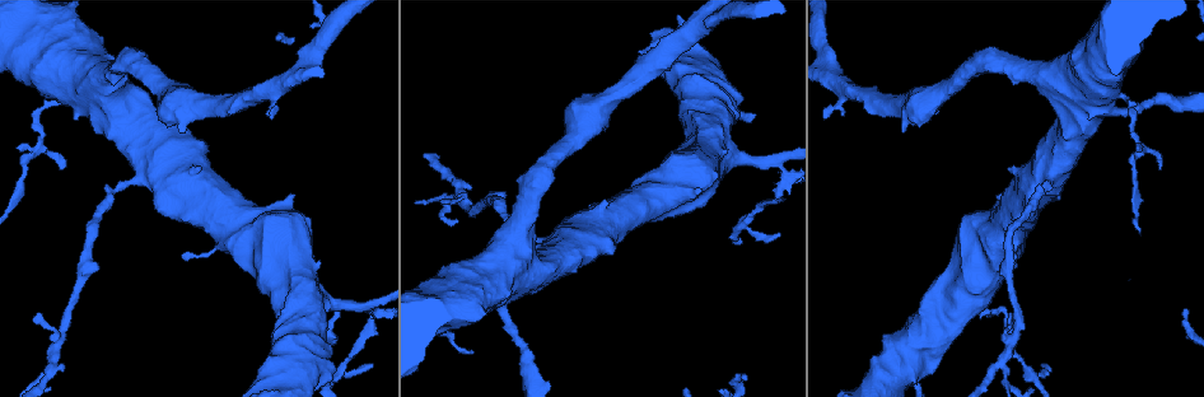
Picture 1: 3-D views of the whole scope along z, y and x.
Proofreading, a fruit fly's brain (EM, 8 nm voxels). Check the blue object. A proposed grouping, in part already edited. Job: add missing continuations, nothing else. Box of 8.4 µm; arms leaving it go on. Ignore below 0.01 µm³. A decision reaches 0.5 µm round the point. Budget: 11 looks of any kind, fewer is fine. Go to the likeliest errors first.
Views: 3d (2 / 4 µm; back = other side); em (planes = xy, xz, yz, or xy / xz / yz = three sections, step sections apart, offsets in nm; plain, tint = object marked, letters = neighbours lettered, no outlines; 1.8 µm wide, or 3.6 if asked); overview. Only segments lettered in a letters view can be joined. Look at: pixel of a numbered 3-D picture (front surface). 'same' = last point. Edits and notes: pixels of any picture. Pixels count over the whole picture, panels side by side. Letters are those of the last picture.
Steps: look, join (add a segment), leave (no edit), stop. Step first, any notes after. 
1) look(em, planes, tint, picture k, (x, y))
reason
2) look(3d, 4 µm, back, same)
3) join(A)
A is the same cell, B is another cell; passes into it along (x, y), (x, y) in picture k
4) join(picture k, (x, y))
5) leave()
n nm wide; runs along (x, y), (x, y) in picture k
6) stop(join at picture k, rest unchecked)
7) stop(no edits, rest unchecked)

look(3d, 4 µm, picture 1, (471, 354))
tapers out

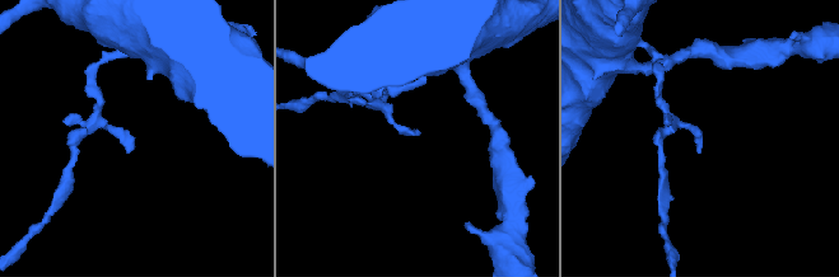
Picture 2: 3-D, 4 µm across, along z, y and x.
look(em, planes, letters, picture 2, (416, 130))

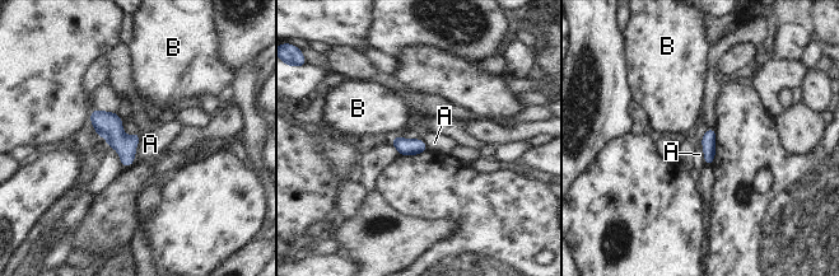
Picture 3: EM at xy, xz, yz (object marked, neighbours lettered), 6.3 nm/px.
leave()
A and B are other cells; border along (140, 136), (135, 159), (122, 167) in picture 3; no lettered segment goes on from it

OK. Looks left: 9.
look(3d, 2 µm, picture 1, (183, 258))
tapers out

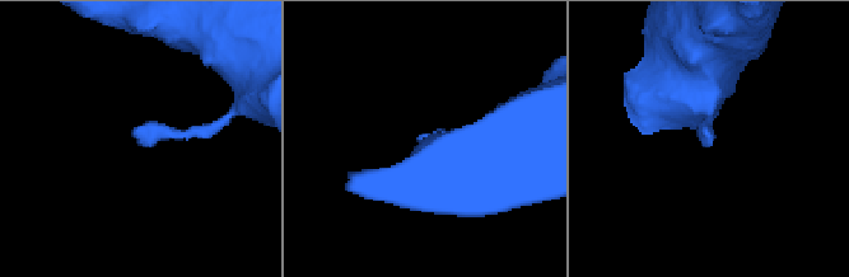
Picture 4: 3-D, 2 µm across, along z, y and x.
look(em, planes, letters, picture 4, (710, 139))
need the tissue

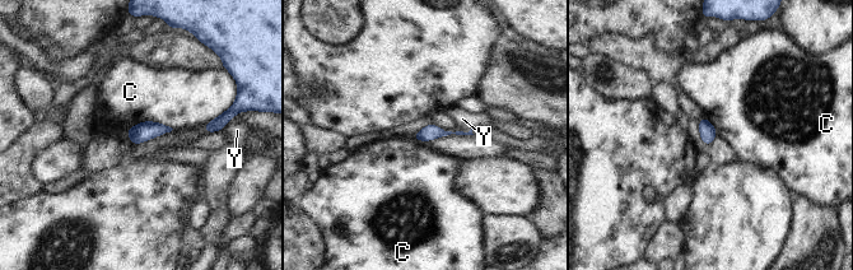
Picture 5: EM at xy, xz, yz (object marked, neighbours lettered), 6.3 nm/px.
leave()
C and Y are other cells; border along (172, 129), (141, 121), (125, 133) in picture 5; none of them fits

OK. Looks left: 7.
look(em, 3.6 µm, planes, letters, picture 1, (1092, 100))
thick turns thin

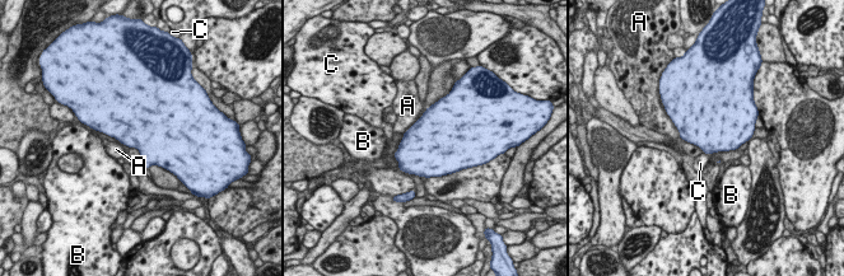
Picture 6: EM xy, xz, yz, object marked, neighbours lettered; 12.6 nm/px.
leave()
A, B and C are other cells; border along (703, 151), (708, 155) in picture 6; none of them fits

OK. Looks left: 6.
look(3d, 4 µm, picture 1, (318, 371))
sudden change in width

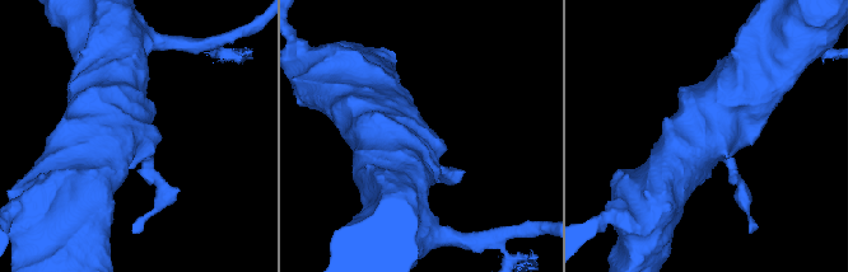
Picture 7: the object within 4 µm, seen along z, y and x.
look(em, 3.6 µm, planes, tint, picture 7, (134, 136))
shape alone is not enough

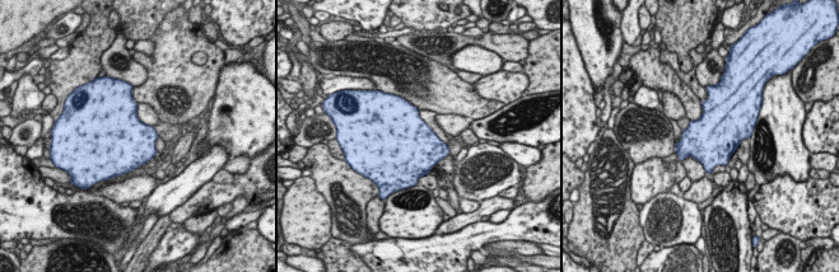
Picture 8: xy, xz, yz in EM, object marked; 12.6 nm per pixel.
look(em, 3.6 µm, planes, letters, same)
what lies round it

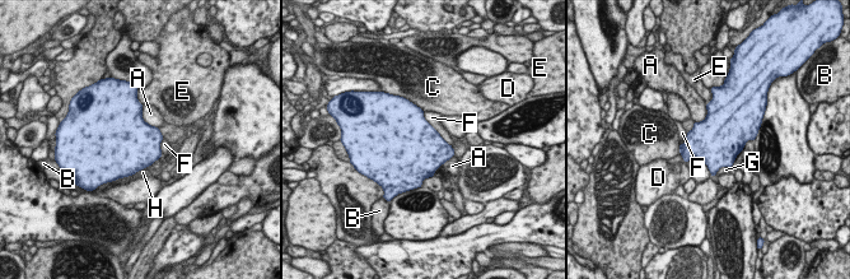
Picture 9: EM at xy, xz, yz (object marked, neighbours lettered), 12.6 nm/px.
leave()
F touches over 550 nm; A, B, C, D, E, F, G and H are other cells; no lettered segment goes on from it

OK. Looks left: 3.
stop(no edits, rest unchecked)

